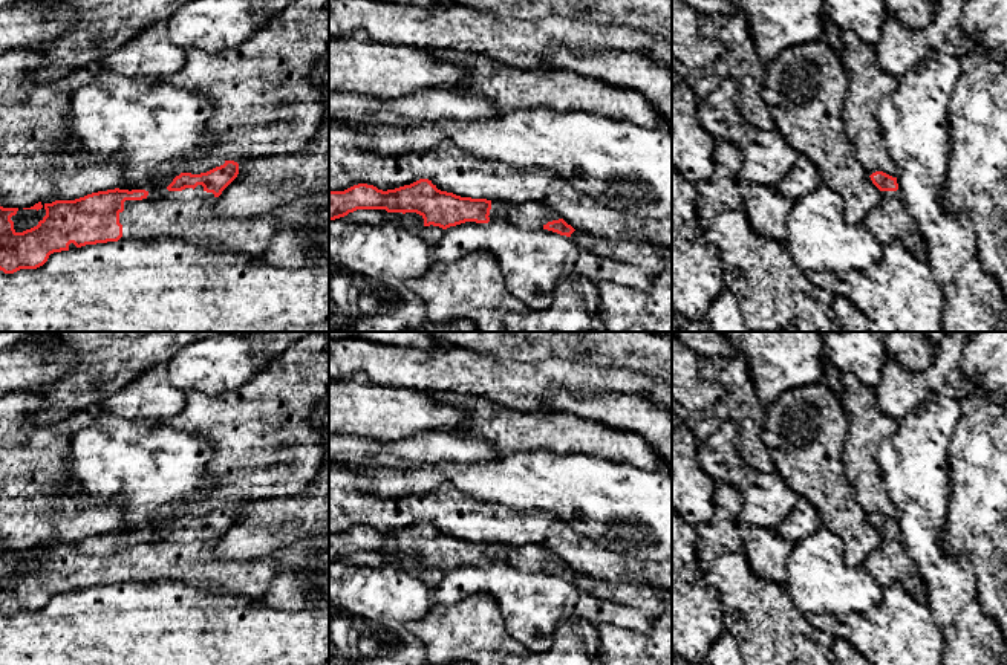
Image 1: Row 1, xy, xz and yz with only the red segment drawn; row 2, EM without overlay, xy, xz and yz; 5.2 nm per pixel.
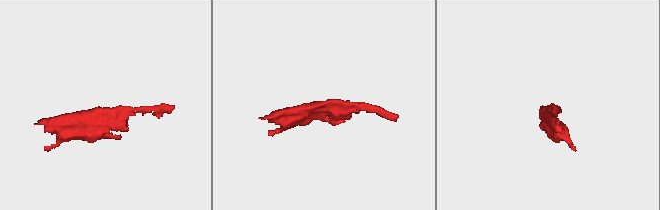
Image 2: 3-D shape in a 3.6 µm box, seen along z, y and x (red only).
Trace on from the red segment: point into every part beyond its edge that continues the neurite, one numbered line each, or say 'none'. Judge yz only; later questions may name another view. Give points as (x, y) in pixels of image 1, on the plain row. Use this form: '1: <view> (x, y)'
1: yz (889, 563)

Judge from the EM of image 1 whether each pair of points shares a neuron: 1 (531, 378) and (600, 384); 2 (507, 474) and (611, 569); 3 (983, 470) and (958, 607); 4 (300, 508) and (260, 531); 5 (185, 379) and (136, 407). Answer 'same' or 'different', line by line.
1: same
2: different
3: different
4: same
5: different

